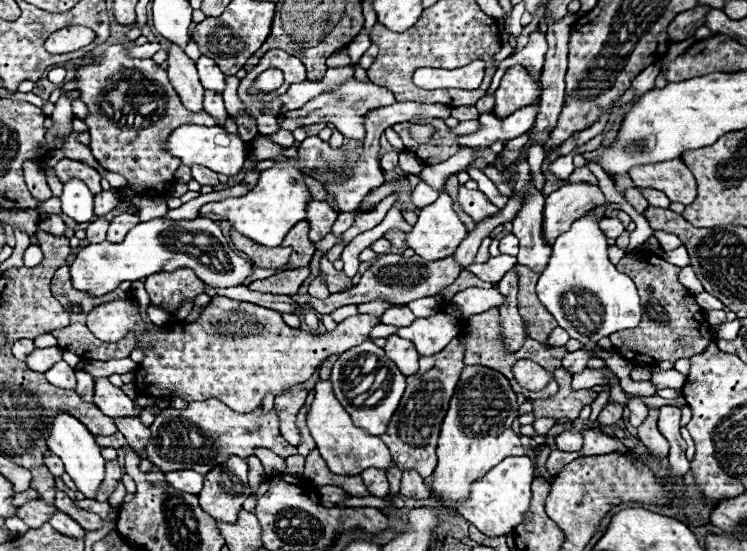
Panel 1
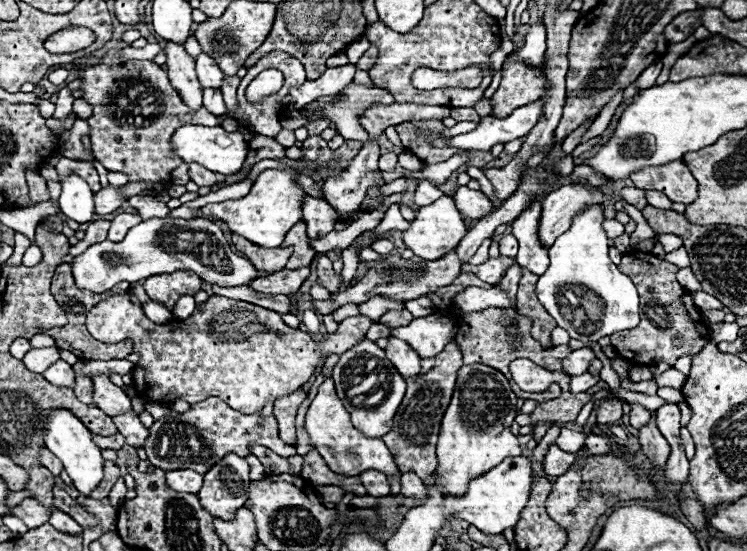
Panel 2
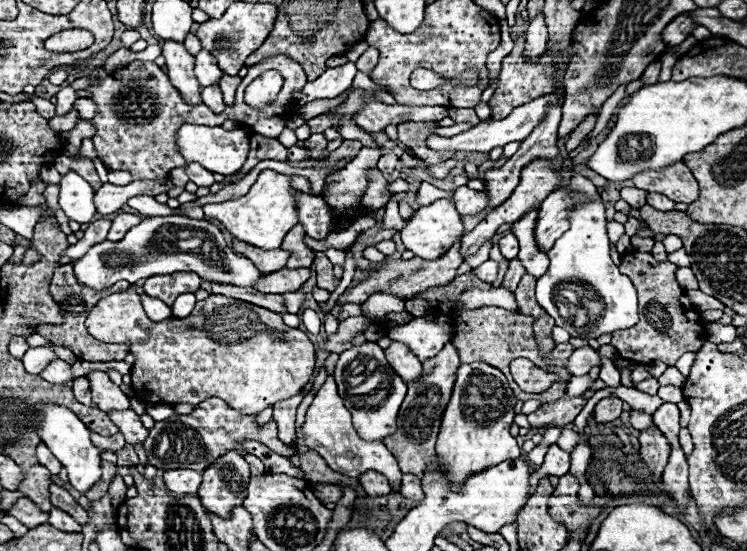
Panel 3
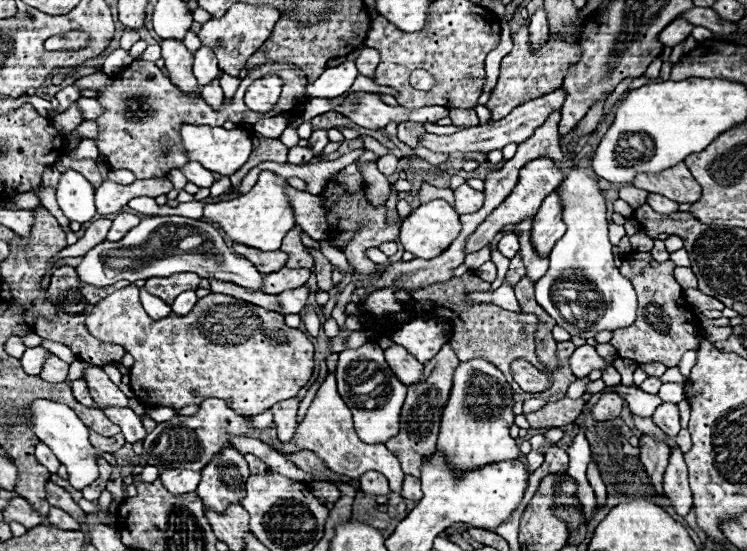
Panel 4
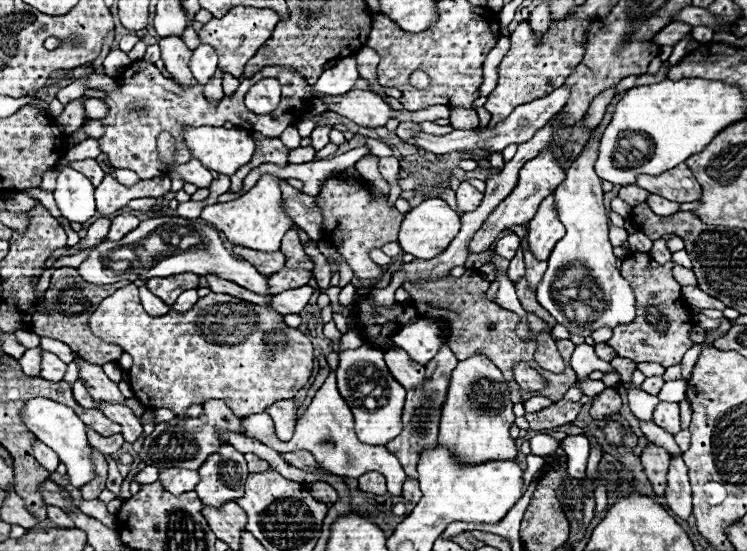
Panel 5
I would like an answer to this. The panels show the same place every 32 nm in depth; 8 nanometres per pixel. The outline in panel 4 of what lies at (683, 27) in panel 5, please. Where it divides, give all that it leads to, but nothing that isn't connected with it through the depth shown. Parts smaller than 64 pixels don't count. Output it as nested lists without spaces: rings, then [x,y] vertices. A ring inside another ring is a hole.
[[[678,18],[678,20],[672,20],[672,22],[658,34],[658,40],[660,40],[660,44],[664,44],[664,46],[676,46],[676,44],[680,44],[682,40],[686,40],[686,38],[690,36],[690,32],[692,32],[692,24],[686,22],[686,20],[682,20],[682,18]]]

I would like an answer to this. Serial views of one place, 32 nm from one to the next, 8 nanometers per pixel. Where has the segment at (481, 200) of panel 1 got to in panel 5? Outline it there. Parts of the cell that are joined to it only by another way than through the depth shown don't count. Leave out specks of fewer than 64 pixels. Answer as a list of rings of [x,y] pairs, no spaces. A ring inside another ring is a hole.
[[[462,182],[456,190],[456,202],[458,202],[458,208],[462,212],[472,212],[480,206],[480,200],[482,200],[482,192],[478,192],[470,182]]]

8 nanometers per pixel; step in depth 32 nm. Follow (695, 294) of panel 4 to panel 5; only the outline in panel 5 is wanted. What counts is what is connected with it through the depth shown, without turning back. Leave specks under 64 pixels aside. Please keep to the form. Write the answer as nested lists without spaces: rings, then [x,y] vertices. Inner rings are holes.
[[[682,286],[682,296],[684,296],[684,300],[688,304],[698,306],[698,308],[718,308],[718,310],[724,310],[726,308],[724,302],[716,300],[714,296],[708,296],[698,286]]]

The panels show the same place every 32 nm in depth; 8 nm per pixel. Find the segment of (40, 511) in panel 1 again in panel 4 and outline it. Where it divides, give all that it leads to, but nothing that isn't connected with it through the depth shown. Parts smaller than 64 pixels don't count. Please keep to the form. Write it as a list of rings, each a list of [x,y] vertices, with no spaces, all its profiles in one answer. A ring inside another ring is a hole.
[[[20,496],[10,498],[8,506],[2,510],[2,518],[4,520],[14,520],[14,522],[26,526],[26,528],[34,528],[34,526],[38,526],[38,524],[44,522],[44,518],[38,516],[32,510],[32,506],[24,498],[20,498]]]

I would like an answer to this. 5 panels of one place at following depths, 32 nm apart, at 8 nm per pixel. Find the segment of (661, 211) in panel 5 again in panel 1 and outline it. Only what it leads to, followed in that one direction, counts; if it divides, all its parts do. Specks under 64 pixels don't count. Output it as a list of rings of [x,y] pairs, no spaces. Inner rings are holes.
[[[640,188],[644,198],[650,202],[650,206],[656,206],[656,208],[668,208],[670,206],[670,200],[658,192],[658,190],[652,190],[652,188]]]

